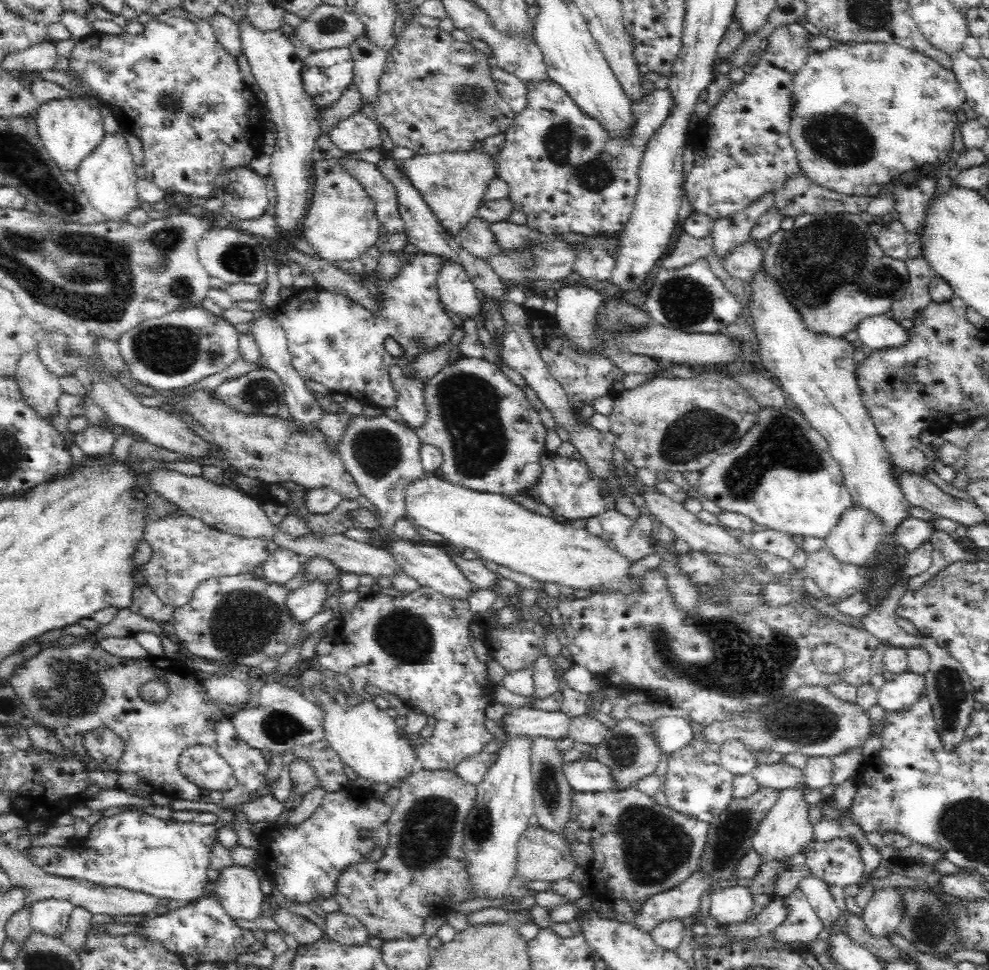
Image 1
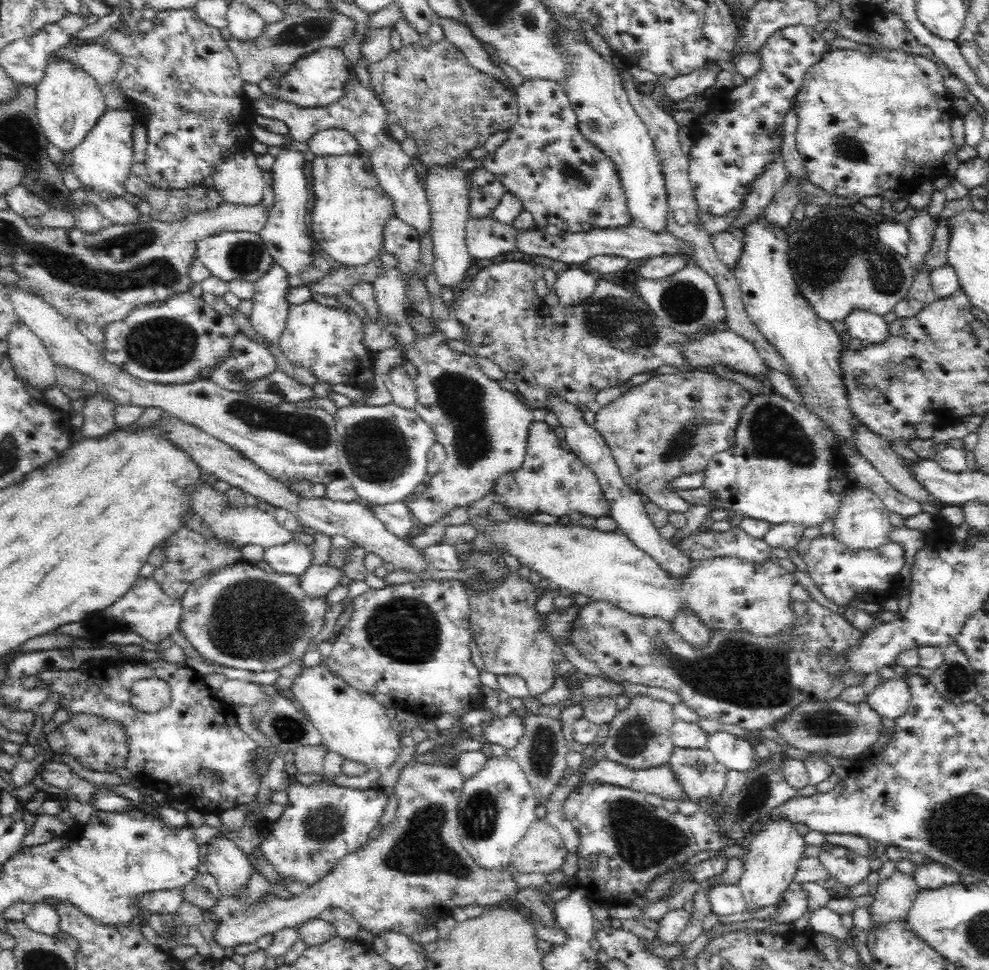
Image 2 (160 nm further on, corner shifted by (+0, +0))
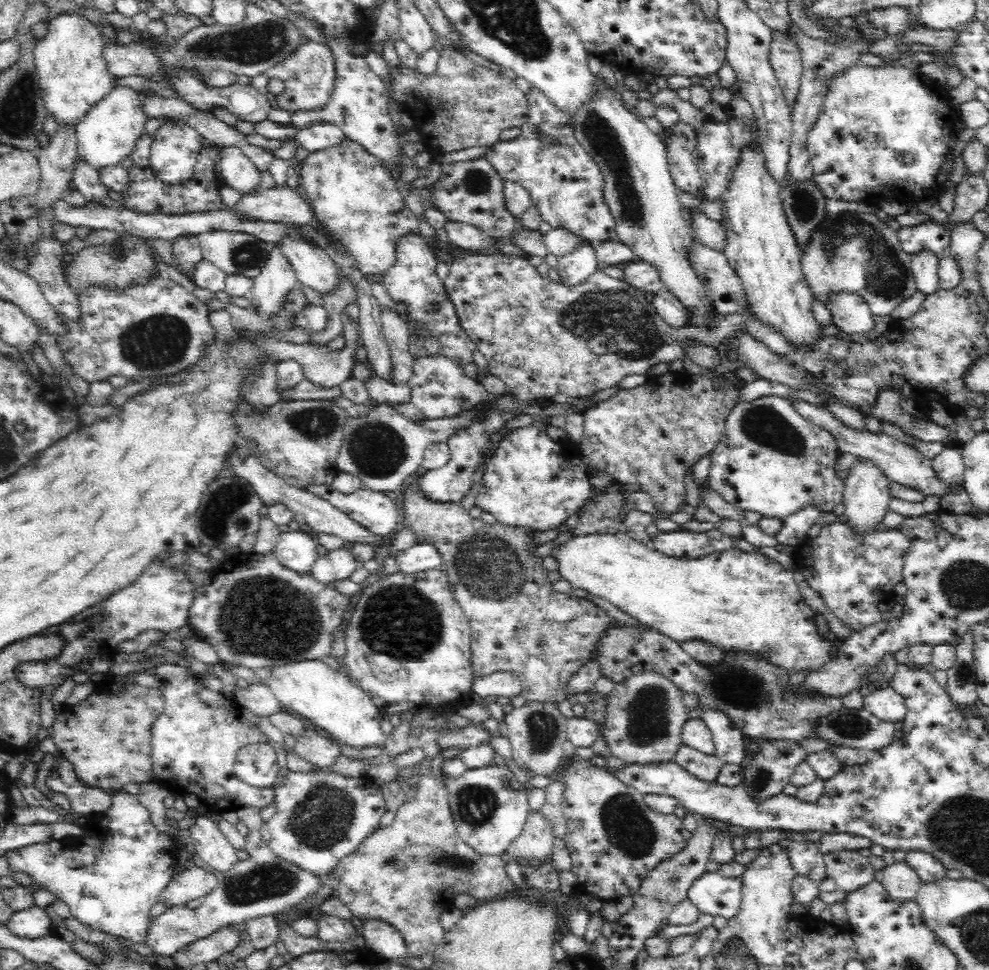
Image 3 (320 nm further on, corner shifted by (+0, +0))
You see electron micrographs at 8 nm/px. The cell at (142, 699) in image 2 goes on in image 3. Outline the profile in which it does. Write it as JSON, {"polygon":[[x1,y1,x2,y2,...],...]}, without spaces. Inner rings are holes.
{"polygon":[[128,686,118,697,95,691,85,700,70,708,76,722,62,722,62,713,56,714,47,736,56,744,59,755,75,770,80,782,89,788,104,789,110,793,122,789,128,782,153,781,150,760,150,727,164,710,164,697,158,687]]}

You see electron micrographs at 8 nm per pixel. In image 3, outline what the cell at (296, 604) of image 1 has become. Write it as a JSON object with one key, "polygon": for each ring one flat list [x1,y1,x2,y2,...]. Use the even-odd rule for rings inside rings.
{"polygon":[[348,545,319,556,311,566,309,575,318,584,333,584,336,580,346,580,356,570,356,561]]}

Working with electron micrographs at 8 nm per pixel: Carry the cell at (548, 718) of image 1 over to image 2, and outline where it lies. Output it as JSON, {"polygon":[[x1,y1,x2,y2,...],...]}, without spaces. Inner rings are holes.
{"polygon":[[513,710,498,720,492,721,483,730,483,736,491,744,500,744,508,753,518,744,518,740,526,734,523,711]]}

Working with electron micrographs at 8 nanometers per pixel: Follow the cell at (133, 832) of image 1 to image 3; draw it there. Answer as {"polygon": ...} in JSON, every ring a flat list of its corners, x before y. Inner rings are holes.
{"polygon":[[124,789,111,793,111,806,107,812,93,814,82,825,86,833,81,837,66,837,61,841,48,840,6,853,10,877,28,876,33,885,40,886,69,907,75,918,91,929,145,944,151,923,150,912,158,902,158,894,178,875,180,849,172,836,160,832,150,819,149,810,142,806,134,794]]}

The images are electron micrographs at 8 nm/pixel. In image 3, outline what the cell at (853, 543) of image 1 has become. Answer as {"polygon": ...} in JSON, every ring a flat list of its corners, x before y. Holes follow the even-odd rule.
{"polygon":[[858,458,858,462,844,480,843,503,844,518,846,518,846,526,858,537,866,537,876,533,878,524,884,520,891,499,890,480,884,475,880,469,876,469,876,465,872,461,864,461]]}

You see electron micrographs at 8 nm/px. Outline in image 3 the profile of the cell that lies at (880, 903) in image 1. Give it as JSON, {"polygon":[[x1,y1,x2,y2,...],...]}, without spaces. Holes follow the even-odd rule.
{"polygon":[[905,860,895,861,891,866,886,866,882,874,880,884,890,900,898,905,915,901,922,882,918,879,917,872,912,870]]}

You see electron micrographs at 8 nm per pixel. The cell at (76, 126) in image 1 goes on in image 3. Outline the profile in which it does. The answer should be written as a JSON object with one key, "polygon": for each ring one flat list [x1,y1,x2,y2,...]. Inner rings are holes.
{"polygon":[[73,12,50,21,46,38,33,50,47,116,59,129,80,124,90,109,110,94,113,78,102,61,102,48,108,43,100,26]]}

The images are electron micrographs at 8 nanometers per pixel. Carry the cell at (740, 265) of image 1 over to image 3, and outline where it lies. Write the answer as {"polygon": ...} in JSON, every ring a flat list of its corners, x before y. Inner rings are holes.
{"polygon":[[692,210,692,240,711,248,716,252,724,252,726,248,726,230,719,221,706,217,702,210]]}

